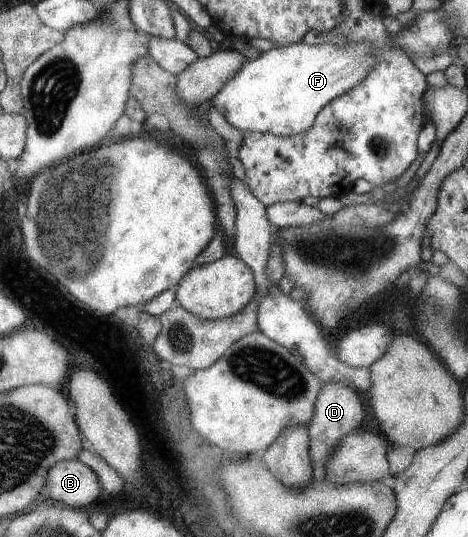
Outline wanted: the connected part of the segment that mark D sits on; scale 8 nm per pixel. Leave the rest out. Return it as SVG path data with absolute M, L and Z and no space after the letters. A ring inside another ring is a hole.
M324 383L321 385L320 393L314 401L314 417L310 419L307 427L309 436L309 453L312 459L312 476L314 481L322 481L325 478L324 463L326 457L332 453L336 443L353 431L358 431L362 421L362 407L360 406L357 393L348 389L344 383Z

